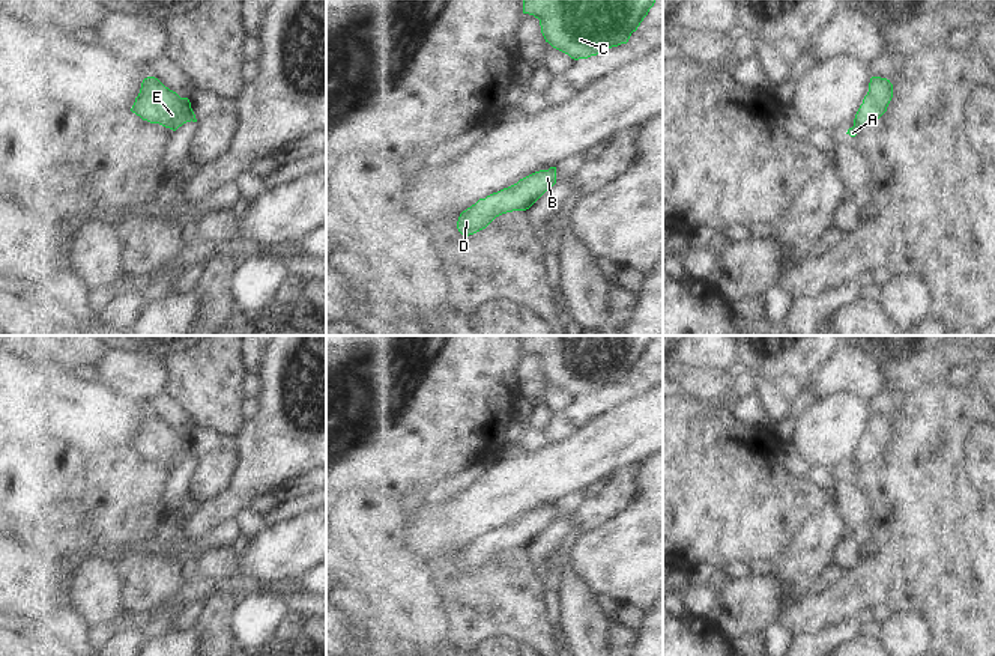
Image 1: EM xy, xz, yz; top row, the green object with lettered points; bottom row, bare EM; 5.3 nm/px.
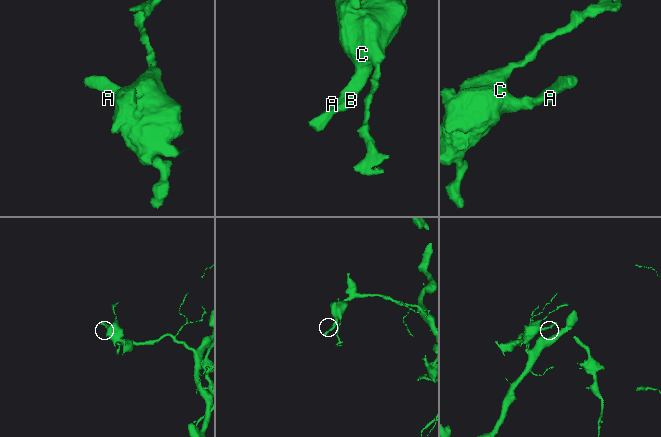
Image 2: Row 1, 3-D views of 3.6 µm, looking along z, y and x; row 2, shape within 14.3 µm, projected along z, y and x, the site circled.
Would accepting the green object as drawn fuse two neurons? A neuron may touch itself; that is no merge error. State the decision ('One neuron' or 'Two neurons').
One neuron.

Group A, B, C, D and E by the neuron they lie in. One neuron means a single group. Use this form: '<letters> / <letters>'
A B C D E

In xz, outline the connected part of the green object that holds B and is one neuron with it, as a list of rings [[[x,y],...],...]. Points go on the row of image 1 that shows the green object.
[[[556,167],[535,172],[517,184],[479,199],[463,211],[457,221],[461,235],[469,236],[485,229],[496,217],[529,209],[547,190],[556,184]]]

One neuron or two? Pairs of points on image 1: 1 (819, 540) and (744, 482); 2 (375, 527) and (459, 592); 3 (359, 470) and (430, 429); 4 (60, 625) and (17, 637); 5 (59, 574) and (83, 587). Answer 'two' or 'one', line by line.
1: two
2: two
3: one
4: one
5: two

